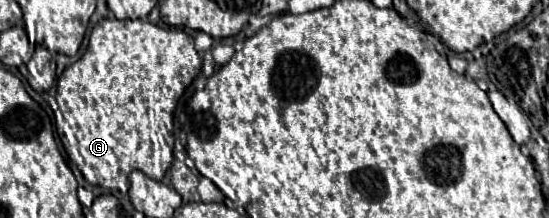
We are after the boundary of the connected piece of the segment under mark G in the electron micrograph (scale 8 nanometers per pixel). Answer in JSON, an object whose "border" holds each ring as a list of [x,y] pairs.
{"border":[[[101,19],[93,27],[93,31],[91,31],[89,47],[87,47],[85,55],[77,63],[73,63],[71,67],[67,67],[63,71],[63,75],[60,75],[56,82],[55,99],[58,103],[58,109],[54,111],[55,127],[70,161],[79,167],[79,171],[83,173],[83,177],[91,185],[109,189],[111,193],[119,191],[119,195],[125,195],[125,191],[121,189],[125,185],[123,177],[129,177],[129,173],[135,171],[135,169],[143,171],[147,177],[151,177],[155,181],[161,181],[163,175],[165,175],[165,171],[171,167],[171,161],[173,161],[173,111],[175,111],[175,105],[177,105],[179,97],[183,95],[183,91],[197,77],[199,71],[201,71],[201,57],[197,55],[197,51],[193,47],[193,37],[183,31],[183,29],[159,27],[158,25],[153,25],[153,23],[149,23],[149,21],[141,21],[141,19],[135,19],[135,21],[131,21],[131,19],[125,19],[125,21],[119,21],[119,19]]]}

